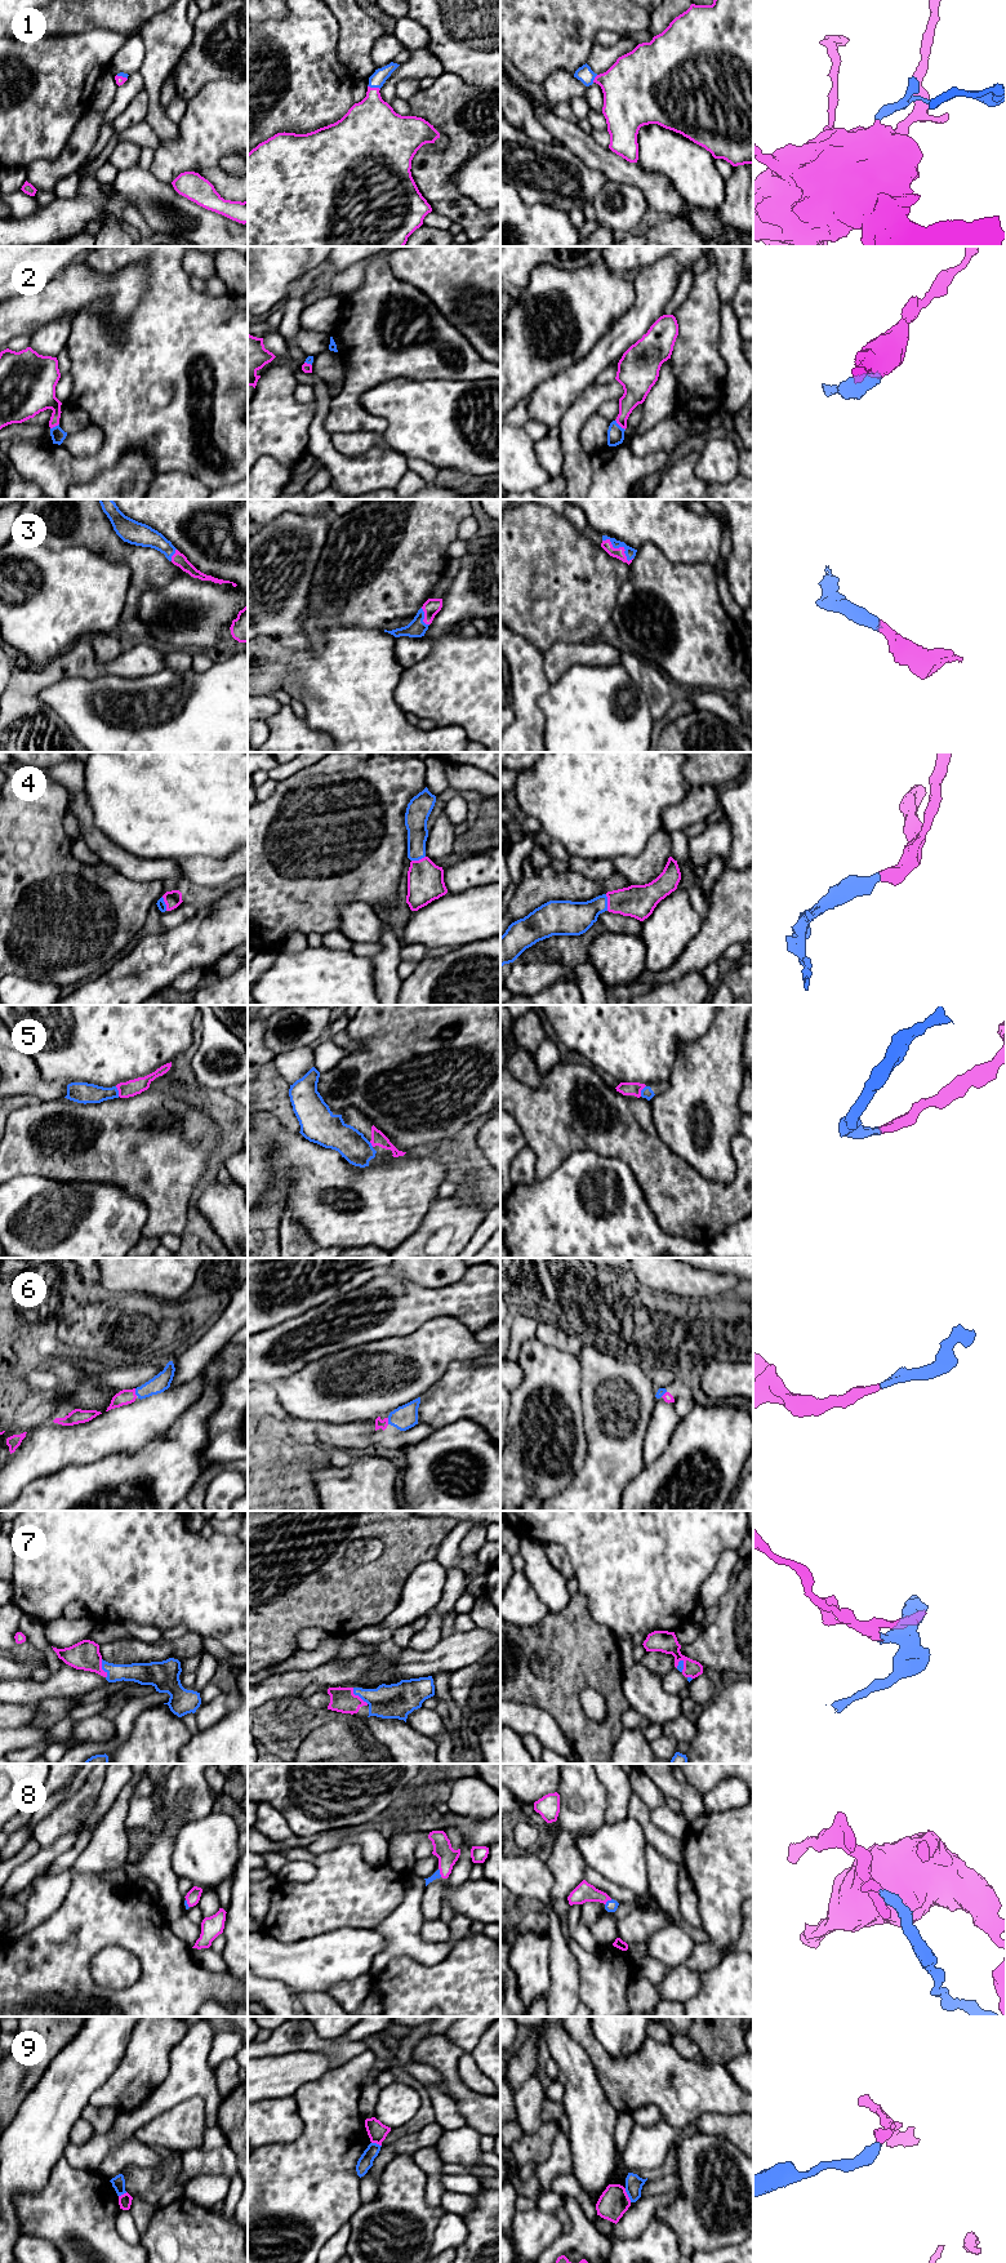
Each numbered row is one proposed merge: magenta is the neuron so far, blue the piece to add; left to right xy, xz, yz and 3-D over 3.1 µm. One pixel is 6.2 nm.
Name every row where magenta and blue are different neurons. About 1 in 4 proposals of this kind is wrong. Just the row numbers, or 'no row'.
9

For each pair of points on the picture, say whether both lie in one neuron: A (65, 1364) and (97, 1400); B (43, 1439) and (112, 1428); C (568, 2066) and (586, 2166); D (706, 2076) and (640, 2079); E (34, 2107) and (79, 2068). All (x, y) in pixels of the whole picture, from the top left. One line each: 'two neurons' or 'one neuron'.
A: one neuron
B: one neuron
C: one neuron
D: one neuron
E: one neuron

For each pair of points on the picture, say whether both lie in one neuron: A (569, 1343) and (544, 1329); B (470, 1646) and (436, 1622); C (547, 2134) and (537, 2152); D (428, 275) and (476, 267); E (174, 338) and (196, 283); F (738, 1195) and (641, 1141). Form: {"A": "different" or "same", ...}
{"A": "same", "B": "different", "C": "same", "D": "same", "E": "different", "F": "same"}

